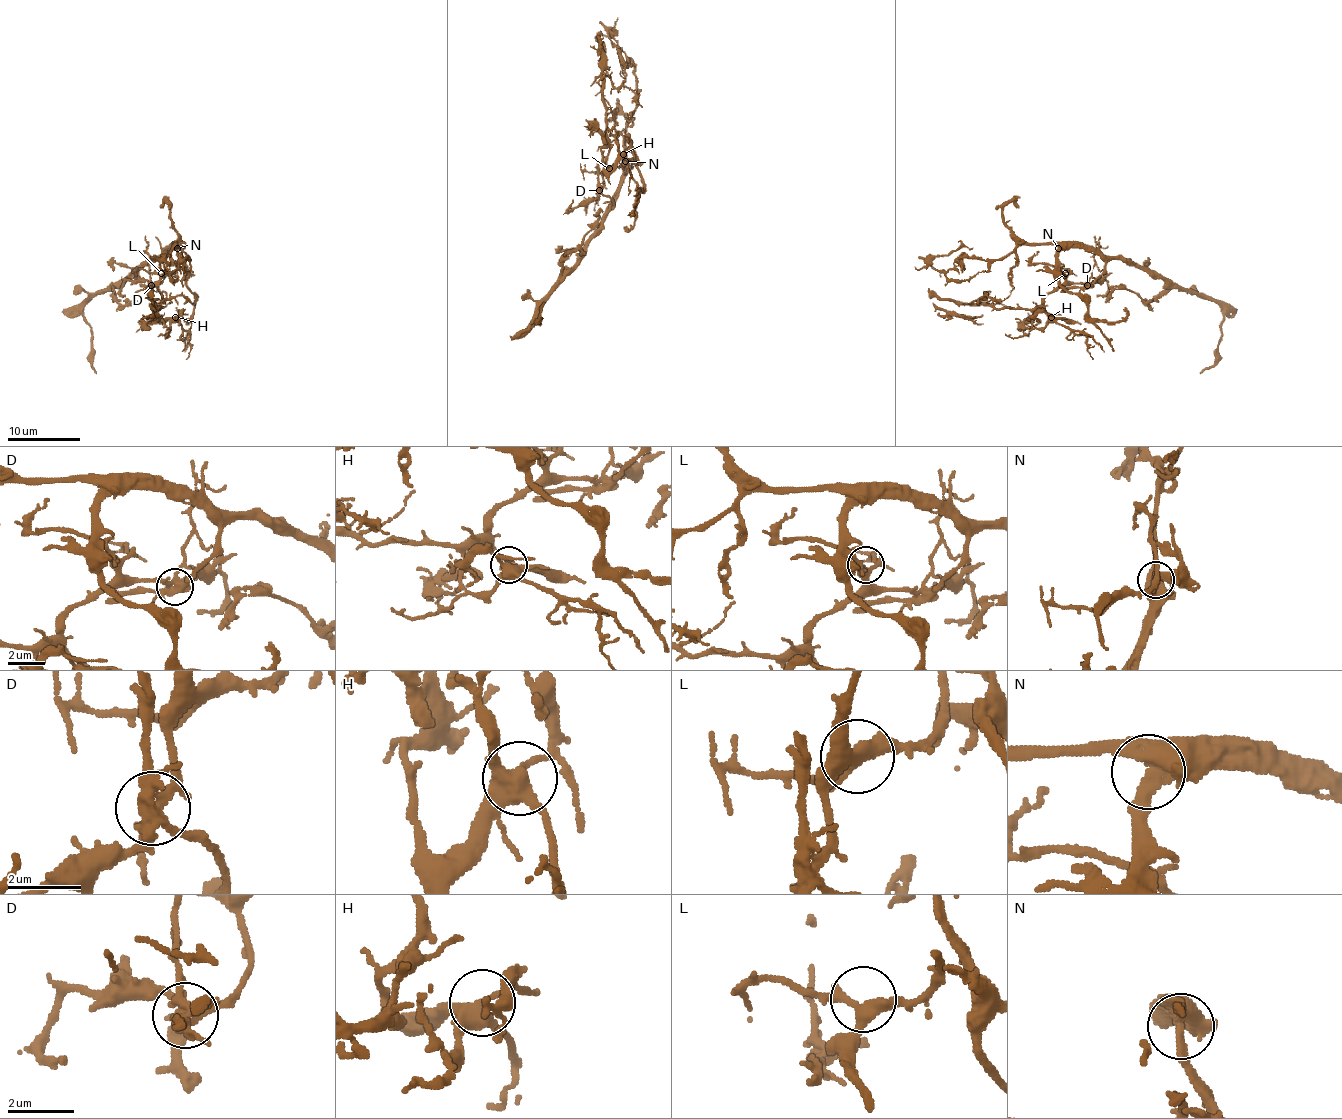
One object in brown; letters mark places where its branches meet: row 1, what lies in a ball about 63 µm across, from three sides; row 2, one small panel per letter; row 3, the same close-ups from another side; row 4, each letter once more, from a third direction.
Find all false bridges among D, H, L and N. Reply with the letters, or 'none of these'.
D

